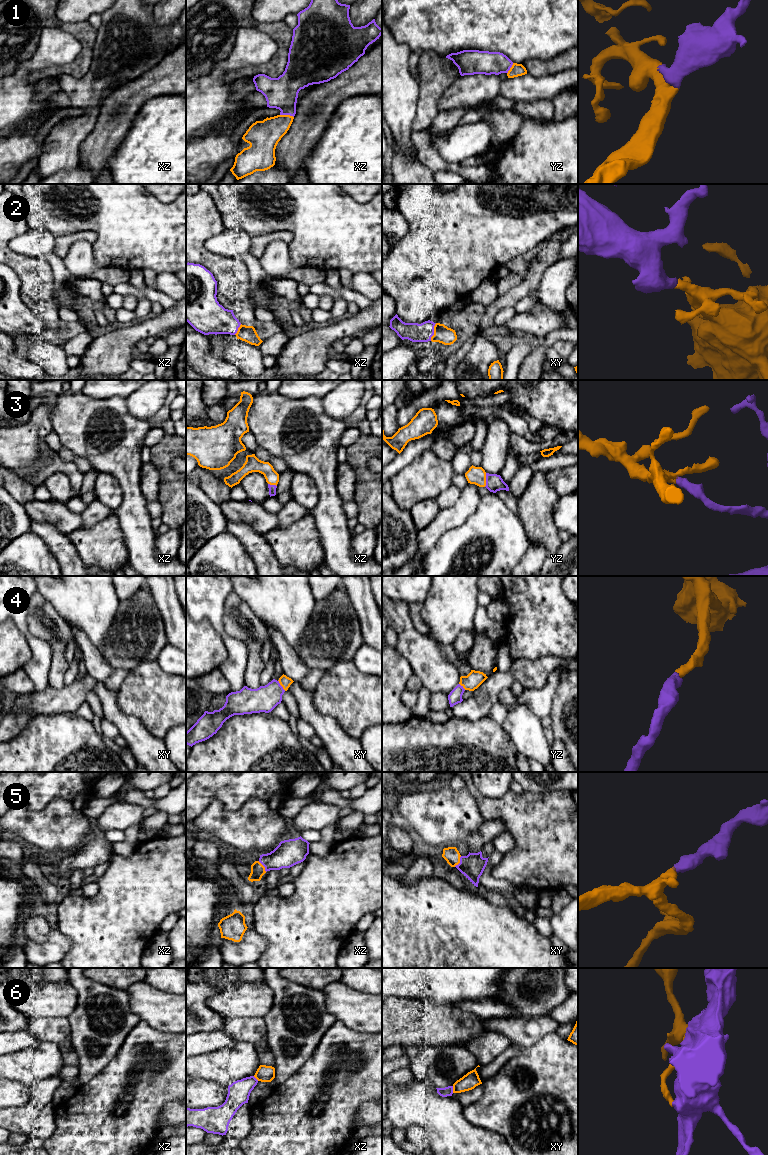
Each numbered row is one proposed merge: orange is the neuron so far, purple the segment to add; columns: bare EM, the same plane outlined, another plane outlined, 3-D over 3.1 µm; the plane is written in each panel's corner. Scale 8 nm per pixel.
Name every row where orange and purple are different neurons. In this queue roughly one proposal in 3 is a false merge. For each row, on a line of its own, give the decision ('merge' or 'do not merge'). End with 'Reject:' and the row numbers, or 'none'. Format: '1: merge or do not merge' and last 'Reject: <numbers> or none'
1: merge
2: merge
3: merge
4: merge
5: merge
6: do not merge
Reject: 6

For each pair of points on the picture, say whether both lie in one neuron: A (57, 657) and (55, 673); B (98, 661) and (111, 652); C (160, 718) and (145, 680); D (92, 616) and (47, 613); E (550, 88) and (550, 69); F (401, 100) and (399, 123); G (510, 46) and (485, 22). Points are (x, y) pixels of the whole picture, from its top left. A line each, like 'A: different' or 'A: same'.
A: same
B: different
C: same
D: different
E: different
F: same
G: same

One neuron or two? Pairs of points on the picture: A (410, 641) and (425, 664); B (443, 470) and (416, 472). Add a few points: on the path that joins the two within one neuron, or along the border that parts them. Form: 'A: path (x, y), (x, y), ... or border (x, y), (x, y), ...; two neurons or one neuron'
A: path (416, 647), (425, 658); one neuron
B: path (436, 472), (423, 472); one neuron

